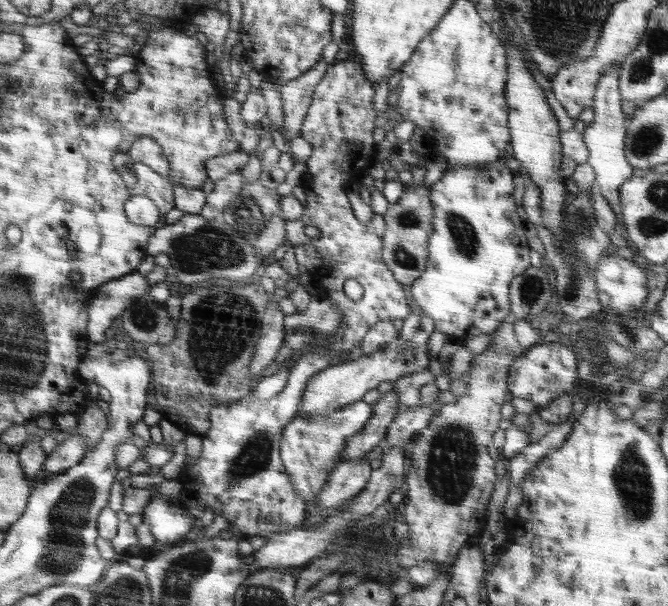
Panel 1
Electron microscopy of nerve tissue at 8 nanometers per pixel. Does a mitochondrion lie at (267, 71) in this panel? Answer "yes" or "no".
no

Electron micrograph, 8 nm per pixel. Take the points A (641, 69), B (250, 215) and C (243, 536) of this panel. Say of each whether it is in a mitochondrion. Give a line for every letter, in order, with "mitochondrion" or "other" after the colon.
A: mitochondrion
B: mitochondrion
C: other

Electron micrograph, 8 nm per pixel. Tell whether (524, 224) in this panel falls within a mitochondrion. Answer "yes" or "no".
no

